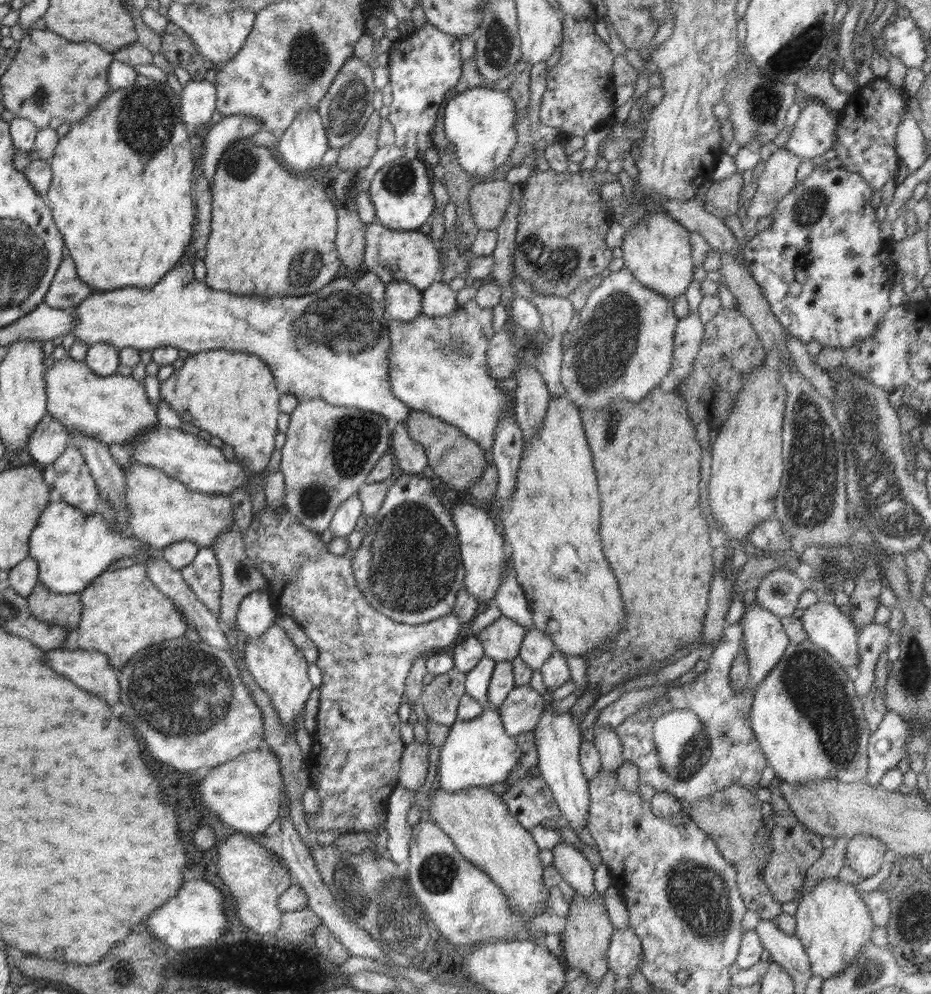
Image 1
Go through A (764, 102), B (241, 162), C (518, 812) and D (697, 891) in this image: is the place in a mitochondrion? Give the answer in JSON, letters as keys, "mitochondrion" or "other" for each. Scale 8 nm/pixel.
{"A":"mitochondrion","B":"mitochondrion","C":"other","D":"mitochondrion"}

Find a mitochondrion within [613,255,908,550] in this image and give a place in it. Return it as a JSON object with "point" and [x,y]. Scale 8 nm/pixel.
{"point":[810,492]}

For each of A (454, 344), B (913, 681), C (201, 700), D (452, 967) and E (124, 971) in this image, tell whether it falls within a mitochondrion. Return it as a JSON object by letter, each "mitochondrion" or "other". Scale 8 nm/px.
{"A":"mitochondrion","B":"mitochondrion","C":"mitochondrion","D":"other","E":"other"}

